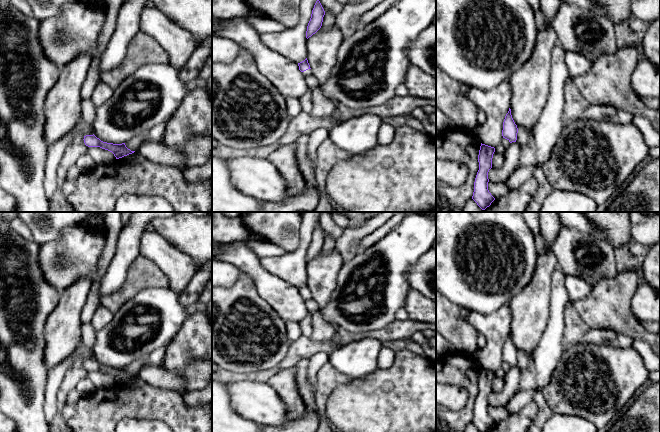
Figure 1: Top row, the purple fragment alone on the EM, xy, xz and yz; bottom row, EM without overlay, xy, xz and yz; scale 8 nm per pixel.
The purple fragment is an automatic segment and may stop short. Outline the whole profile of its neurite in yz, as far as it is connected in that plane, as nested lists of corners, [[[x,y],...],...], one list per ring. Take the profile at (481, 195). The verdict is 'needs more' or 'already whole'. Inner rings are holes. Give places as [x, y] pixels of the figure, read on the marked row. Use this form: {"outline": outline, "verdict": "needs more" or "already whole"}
{"outline": [[[481,143],[478,155],[479,170],[474,182],[472,199],[482,210],[485,210],[487,207],[489,207],[495,200],[488,190],[488,172],[492,168],[492,158],[494,152],[494,147]]], "verdict": "already whole"}

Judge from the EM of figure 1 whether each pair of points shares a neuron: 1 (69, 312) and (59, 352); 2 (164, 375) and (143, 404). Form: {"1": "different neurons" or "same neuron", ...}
{"1": "same neuron", "2": "different neurons"}

